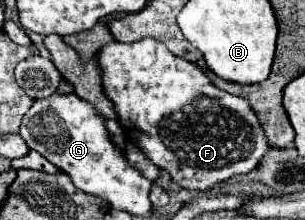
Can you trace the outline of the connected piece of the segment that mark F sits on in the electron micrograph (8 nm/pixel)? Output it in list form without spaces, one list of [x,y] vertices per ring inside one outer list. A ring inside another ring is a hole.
[[[139,39],[135,43],[113,41],[99,51],[99,59],[103,69],[103,89],[115,103],[119,125],[159,169],[171,173],[177,185],[201,191],[211,189],[215,183],[233,175],[249,173],[267,153],[267,139],[249,103],[217,89],[197,63],[175,57],[157,39]]]

